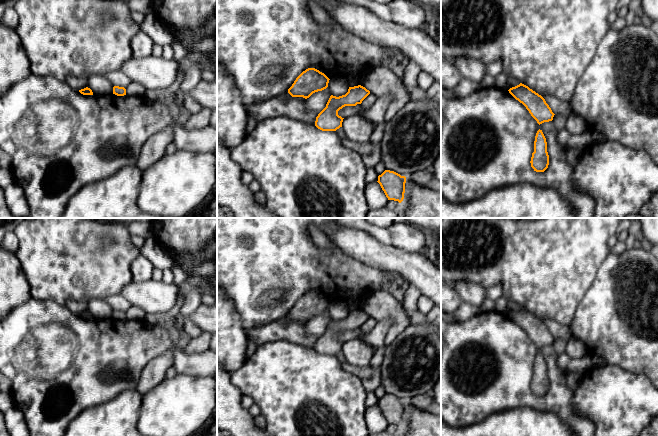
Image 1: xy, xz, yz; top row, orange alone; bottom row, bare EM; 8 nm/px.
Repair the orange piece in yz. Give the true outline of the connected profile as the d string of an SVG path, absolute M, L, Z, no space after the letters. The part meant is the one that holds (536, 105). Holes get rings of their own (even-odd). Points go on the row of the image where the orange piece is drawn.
M520 83L510 88L508 91L516 100L526 107L539 125L553 120L555 114L552 112L545 99L528 86Z

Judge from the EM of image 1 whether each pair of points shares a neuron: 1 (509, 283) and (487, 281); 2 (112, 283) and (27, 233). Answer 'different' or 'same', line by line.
1: same
2: same

